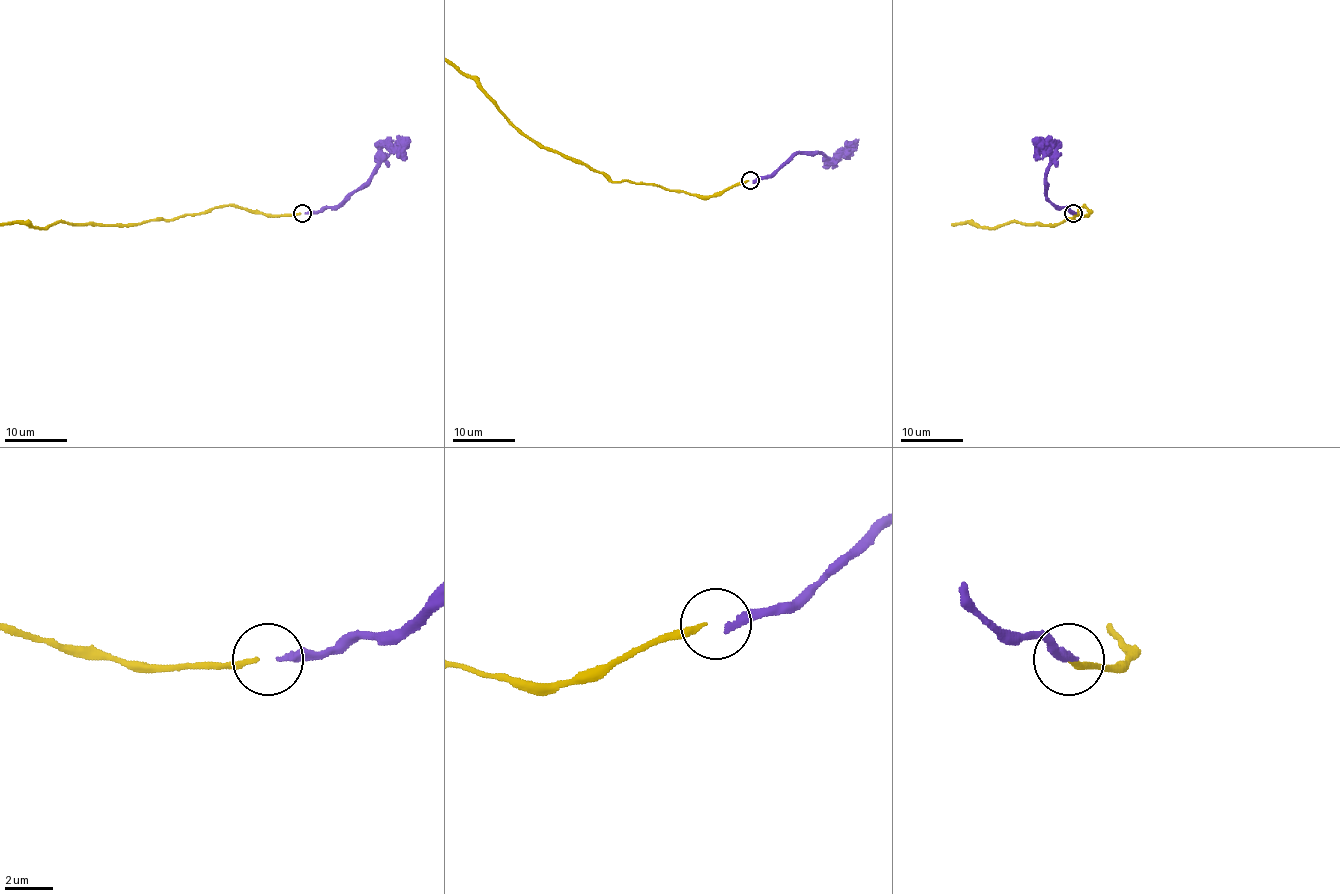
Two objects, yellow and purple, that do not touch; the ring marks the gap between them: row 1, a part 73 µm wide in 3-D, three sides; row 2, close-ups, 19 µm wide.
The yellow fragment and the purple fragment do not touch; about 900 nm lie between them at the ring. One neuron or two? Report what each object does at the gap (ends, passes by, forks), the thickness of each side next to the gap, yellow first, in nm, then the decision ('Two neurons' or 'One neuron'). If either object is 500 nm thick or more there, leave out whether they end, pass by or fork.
At the ring yellow ends. At the ring purple ends. Thickness 220 nm (yellow) against 300 nm. One neuron

